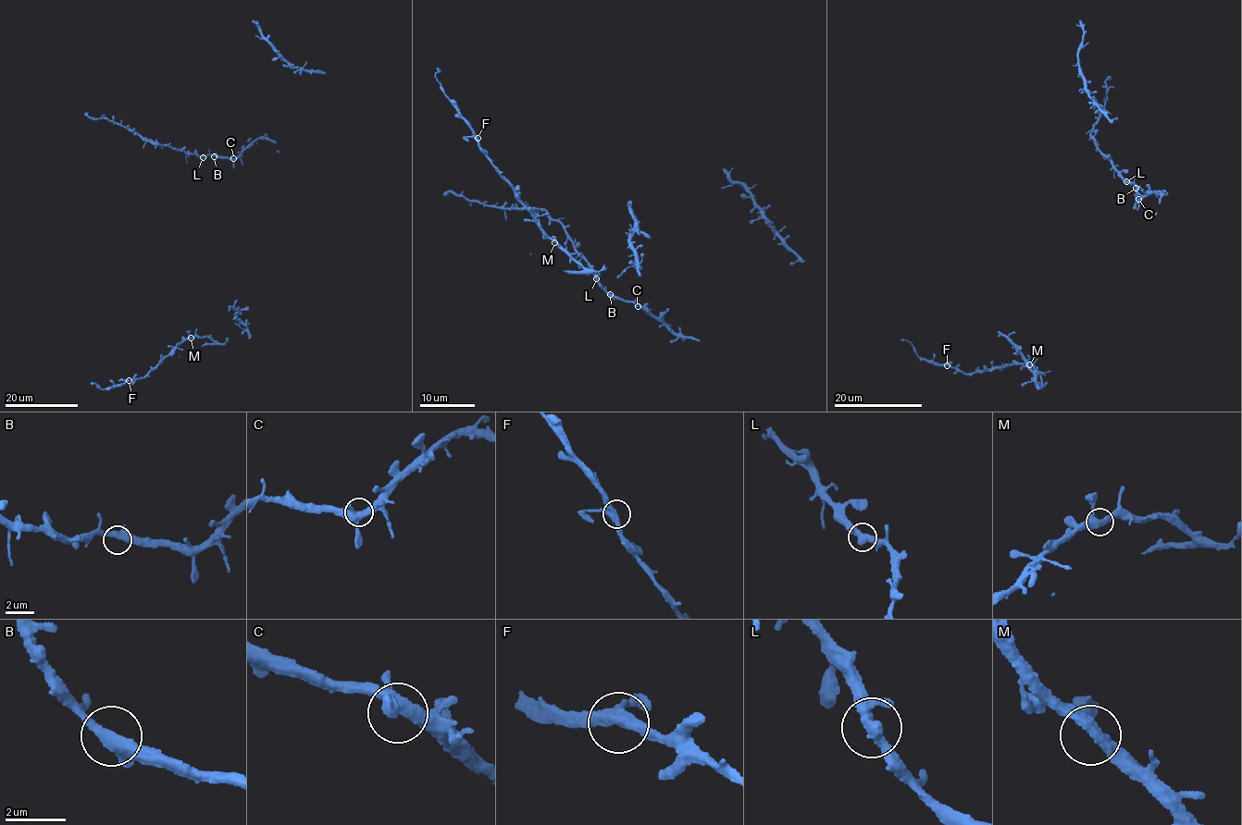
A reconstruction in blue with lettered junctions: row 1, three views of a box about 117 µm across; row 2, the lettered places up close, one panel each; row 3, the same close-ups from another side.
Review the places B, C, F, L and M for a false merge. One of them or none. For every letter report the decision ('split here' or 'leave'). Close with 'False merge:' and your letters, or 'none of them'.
B: leave
C: leave
F: leave
L: leave
M: leave
False merge: none of them

